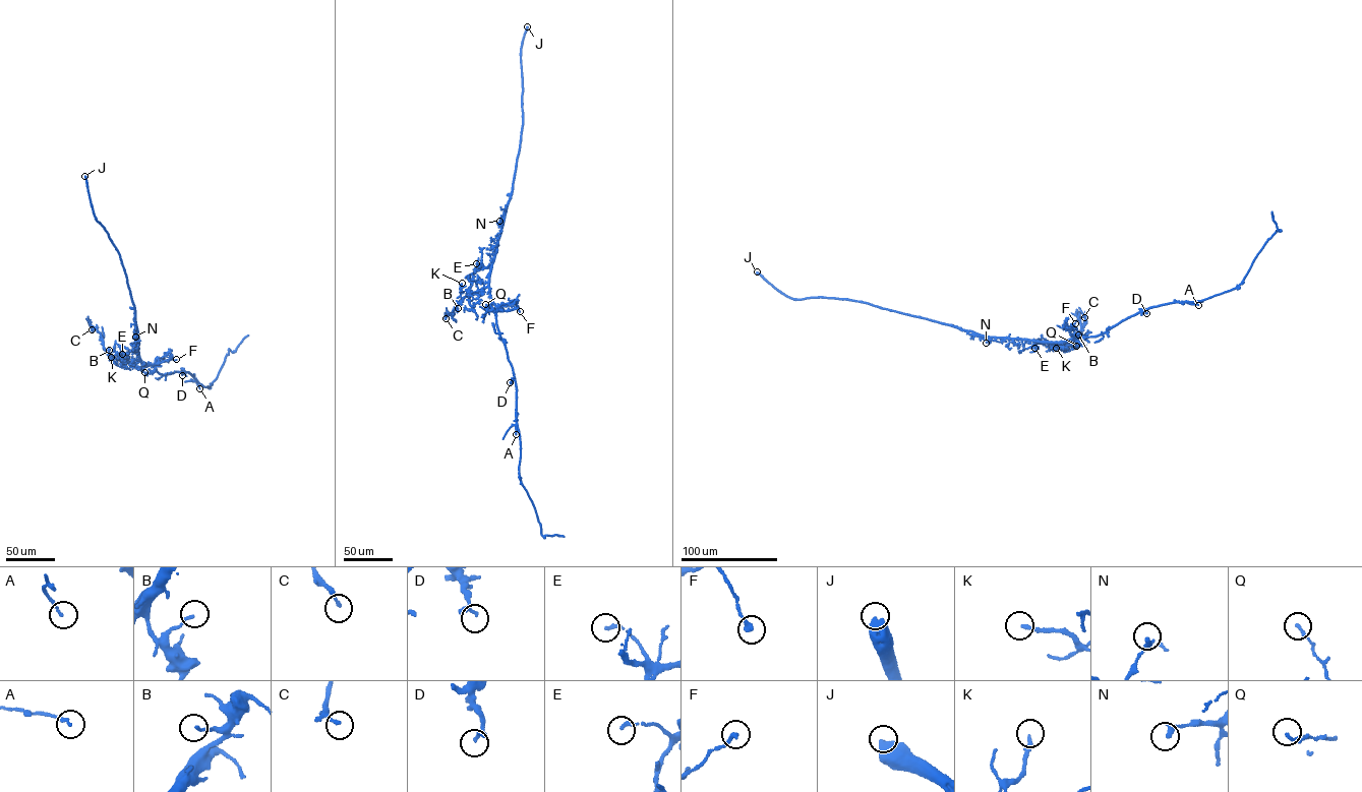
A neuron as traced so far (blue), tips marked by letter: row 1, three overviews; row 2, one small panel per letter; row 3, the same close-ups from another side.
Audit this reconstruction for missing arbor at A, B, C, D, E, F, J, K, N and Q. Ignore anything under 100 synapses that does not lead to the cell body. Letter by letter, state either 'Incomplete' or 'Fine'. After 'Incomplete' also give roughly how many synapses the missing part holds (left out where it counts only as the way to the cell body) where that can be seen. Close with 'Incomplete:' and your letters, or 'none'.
A: Fine
B: Fine
C: Fine
D: Fine
E: Fine
F: Fine
J: Incomplete. Roughly 3000 synapses
K: Fine
N: Fine
Q: Fine
Incomplete: J

